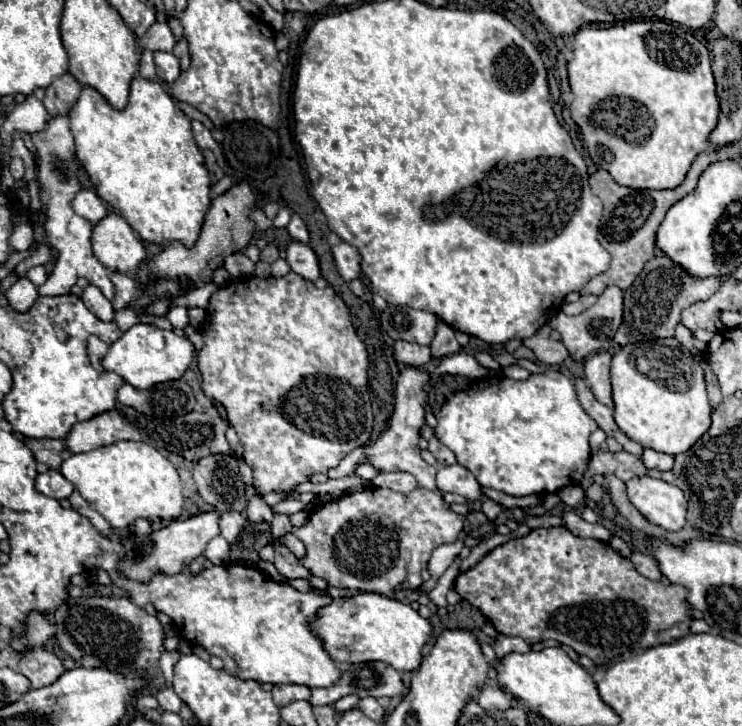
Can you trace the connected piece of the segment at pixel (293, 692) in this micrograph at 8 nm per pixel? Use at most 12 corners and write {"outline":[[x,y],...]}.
{"outline":[[276,684],[274,702],[282,708],[294,700],[308,700],[310,688]]}

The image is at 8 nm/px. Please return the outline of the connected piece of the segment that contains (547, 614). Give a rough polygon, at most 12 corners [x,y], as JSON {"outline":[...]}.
{"outline":[[538,528],[454,590],[596,666],[690,632],[686,588]]}

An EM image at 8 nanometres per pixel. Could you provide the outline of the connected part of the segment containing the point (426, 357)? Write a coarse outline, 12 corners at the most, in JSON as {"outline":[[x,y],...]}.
{"outline":[[398,340],[394,358],[398,364],[426,366],[432,360],[428,346]]}

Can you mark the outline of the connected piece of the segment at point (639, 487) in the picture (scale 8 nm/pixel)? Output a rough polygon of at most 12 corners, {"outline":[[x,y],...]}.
{"outline":[[652,476],[626,482],[630,502],[672,532],[686,524],[688,500]]}

